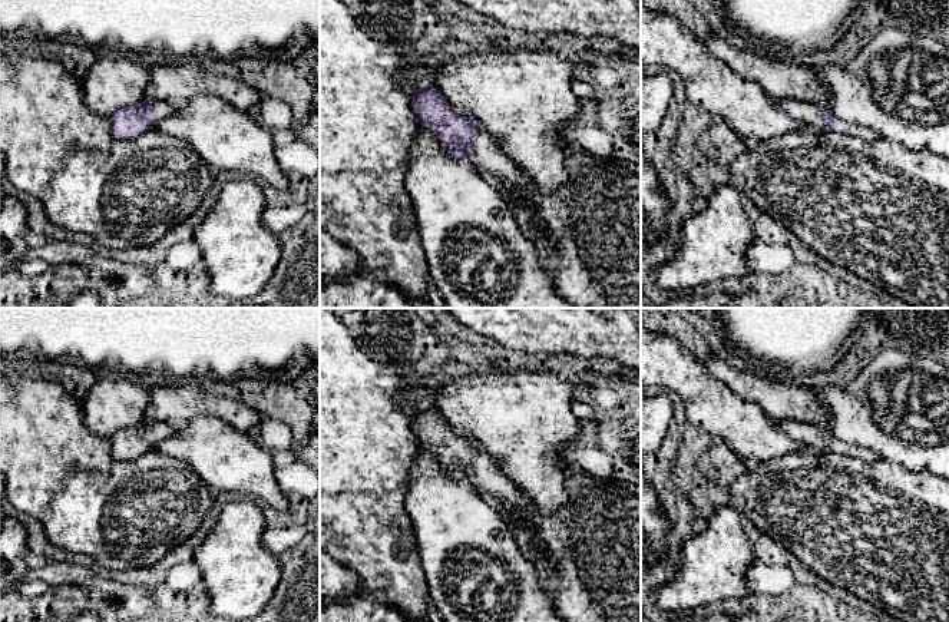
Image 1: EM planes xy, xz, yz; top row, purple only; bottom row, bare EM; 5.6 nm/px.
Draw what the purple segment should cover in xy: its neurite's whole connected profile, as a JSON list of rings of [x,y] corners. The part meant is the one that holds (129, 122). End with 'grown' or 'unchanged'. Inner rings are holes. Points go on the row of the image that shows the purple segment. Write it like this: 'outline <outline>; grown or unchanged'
outline [[[143,100],[138,105],[115,112],[109,120],[115,139],[135,139],[143,132],[153,129],[162,120],[181,109],[182,105],[153,100]]]; grown

